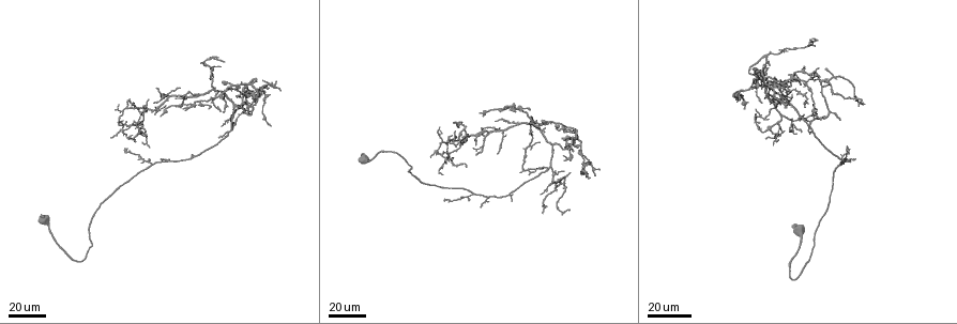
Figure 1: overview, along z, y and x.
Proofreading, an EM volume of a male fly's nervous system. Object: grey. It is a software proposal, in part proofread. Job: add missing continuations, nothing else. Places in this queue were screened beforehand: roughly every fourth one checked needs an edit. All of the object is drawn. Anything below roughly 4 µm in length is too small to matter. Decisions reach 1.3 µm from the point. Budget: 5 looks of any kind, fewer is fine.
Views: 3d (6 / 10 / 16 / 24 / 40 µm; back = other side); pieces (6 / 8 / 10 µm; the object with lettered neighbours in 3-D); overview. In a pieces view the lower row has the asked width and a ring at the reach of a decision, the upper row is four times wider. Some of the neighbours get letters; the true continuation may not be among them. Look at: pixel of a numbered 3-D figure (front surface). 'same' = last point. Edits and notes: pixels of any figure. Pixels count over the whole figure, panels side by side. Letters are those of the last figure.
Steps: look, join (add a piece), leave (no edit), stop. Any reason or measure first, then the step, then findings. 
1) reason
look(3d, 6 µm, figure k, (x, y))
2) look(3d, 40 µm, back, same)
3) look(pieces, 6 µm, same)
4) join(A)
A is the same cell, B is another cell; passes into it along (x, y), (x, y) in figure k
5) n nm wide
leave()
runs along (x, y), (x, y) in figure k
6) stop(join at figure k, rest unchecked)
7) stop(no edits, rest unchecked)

tapers out
look(3d, 24 µm, figure 1, (521, 172))

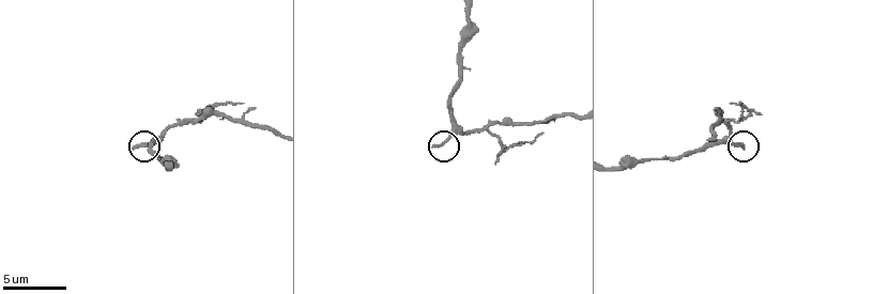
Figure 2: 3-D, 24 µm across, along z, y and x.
see the neighbours
look(pieces, 10 µm, figure 2, (431, 145))

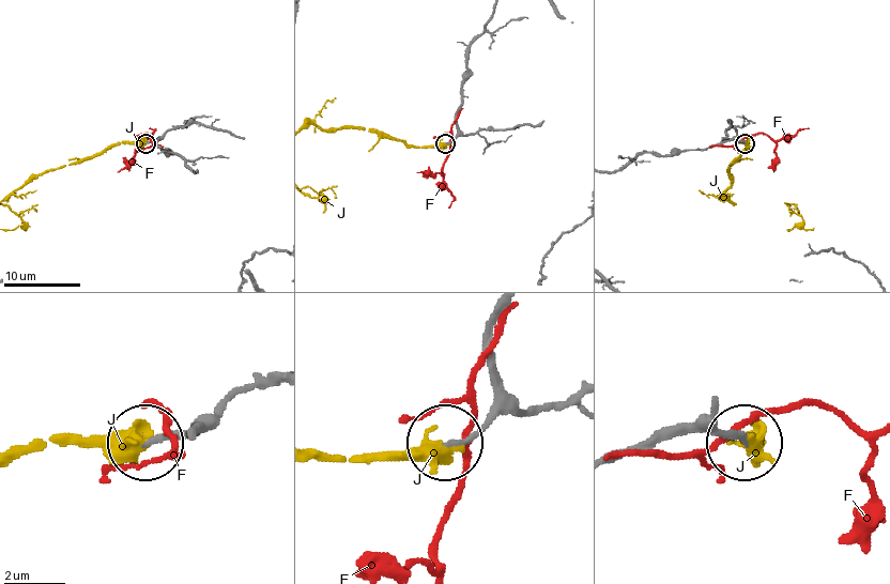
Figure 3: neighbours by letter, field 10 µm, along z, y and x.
150 nm wide
leave()
F and J are other cells; runs along (496, 317), (489, 339), (493, 409), (473, 431), (445, 444) in figure 3; none of them fits

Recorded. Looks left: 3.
thin end
look(3d, 24 µm, figure 1, (504, 108))

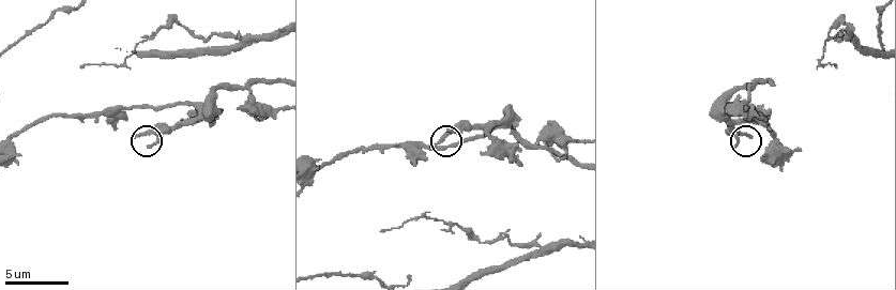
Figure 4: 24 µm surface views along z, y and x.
what lies round it
look(pieces, 6 µm, figure 4, (433, 145))

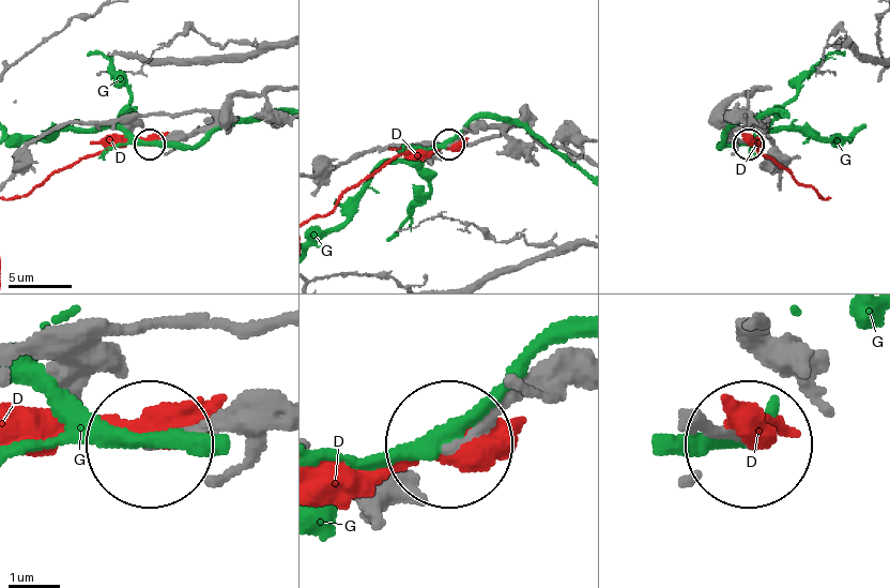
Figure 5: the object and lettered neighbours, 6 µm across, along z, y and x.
leave()
D and G are other cells; runs along (281, 88), (236, 95), (208, 125), (151, 142) in figure 5; none of them fits

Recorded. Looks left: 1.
branch stops here
look(pieces, 8 µm, figure 2, (707, 140))

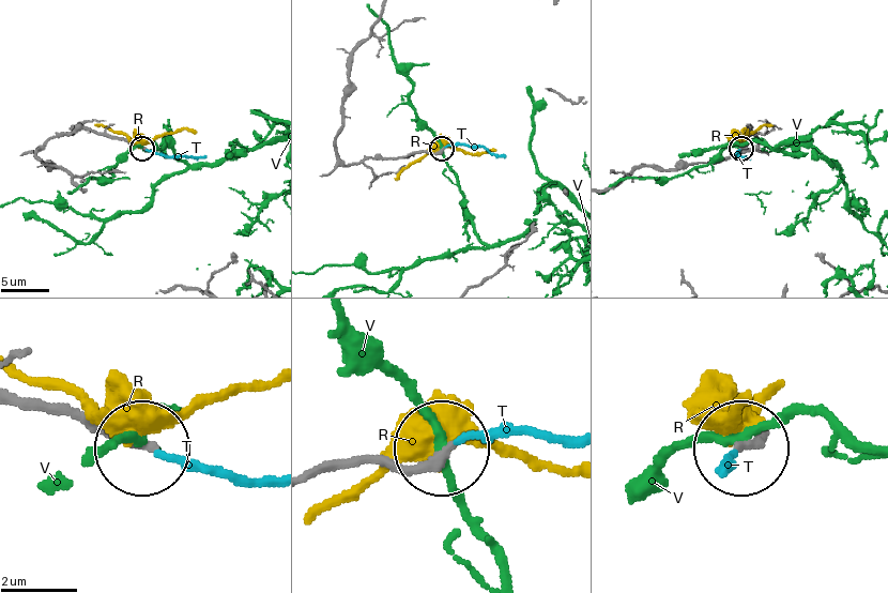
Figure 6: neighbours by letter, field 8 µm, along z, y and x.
join(T)
T is the same cell, R and V are other cells; passes into it along (756, 408), (756, 439), (728, 468) in figure 6; it goes on there

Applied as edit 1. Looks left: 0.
stop(join at figure 6, rest unchecked)

